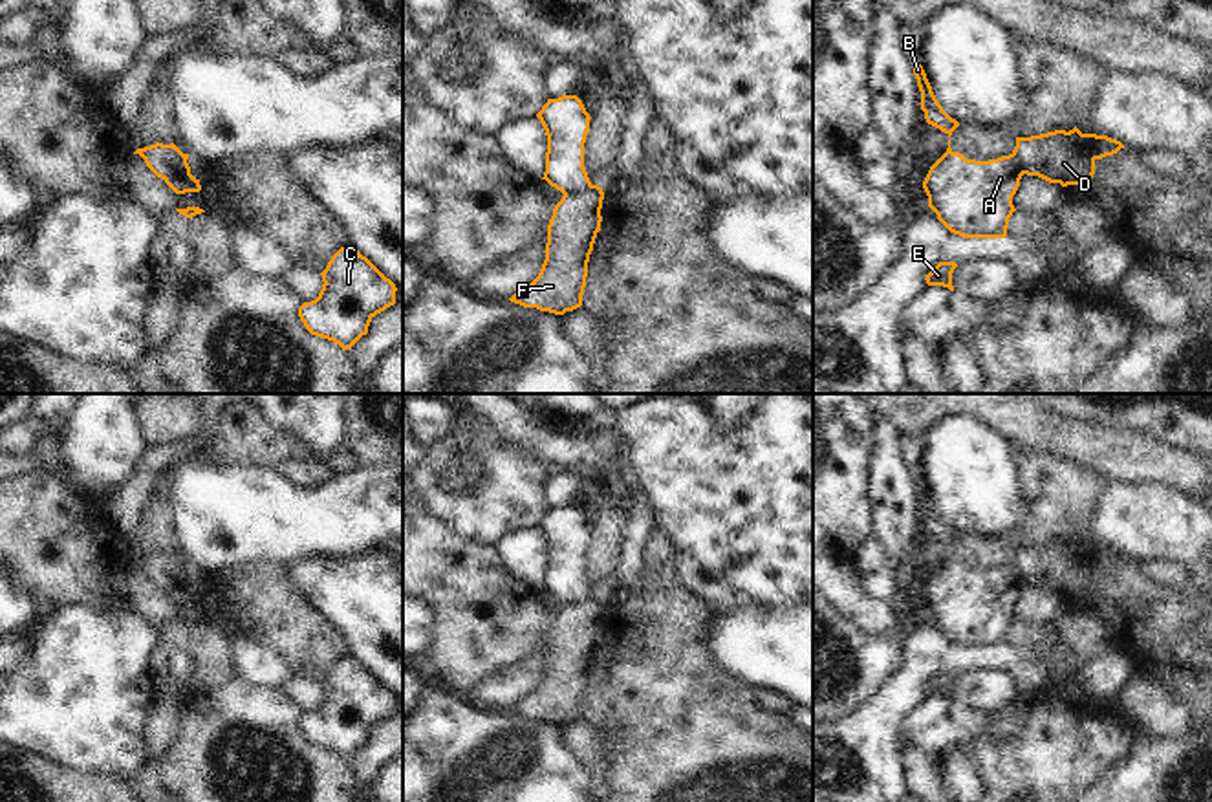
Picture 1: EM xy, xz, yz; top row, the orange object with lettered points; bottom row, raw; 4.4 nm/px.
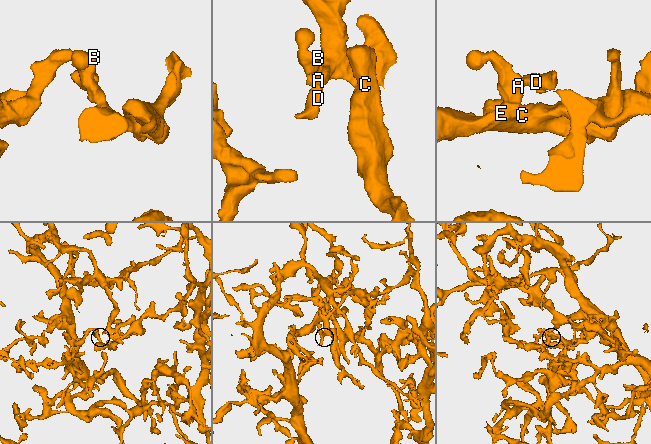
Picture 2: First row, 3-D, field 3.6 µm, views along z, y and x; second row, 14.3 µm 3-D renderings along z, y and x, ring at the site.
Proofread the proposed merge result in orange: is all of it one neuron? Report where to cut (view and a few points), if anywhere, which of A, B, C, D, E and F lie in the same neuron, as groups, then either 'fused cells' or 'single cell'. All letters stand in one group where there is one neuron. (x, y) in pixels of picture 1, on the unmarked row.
cut xz (590, 594), (564, 605); groups A B C E / D F; fused cells

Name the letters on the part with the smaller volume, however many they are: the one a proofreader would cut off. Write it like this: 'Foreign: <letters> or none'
Foreign: D, F

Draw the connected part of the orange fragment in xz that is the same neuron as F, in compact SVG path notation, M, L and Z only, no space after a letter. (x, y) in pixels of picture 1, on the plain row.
M599 595L564 604L547 635L546 670L538 687L509 710L564 725L582 716L588 672L597 643L604 602Z

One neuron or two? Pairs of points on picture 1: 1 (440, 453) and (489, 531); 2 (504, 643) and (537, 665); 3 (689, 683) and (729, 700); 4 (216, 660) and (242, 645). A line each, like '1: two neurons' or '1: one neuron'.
1: one neuron
2: two neurons
3: one neuron
4: two neurons

